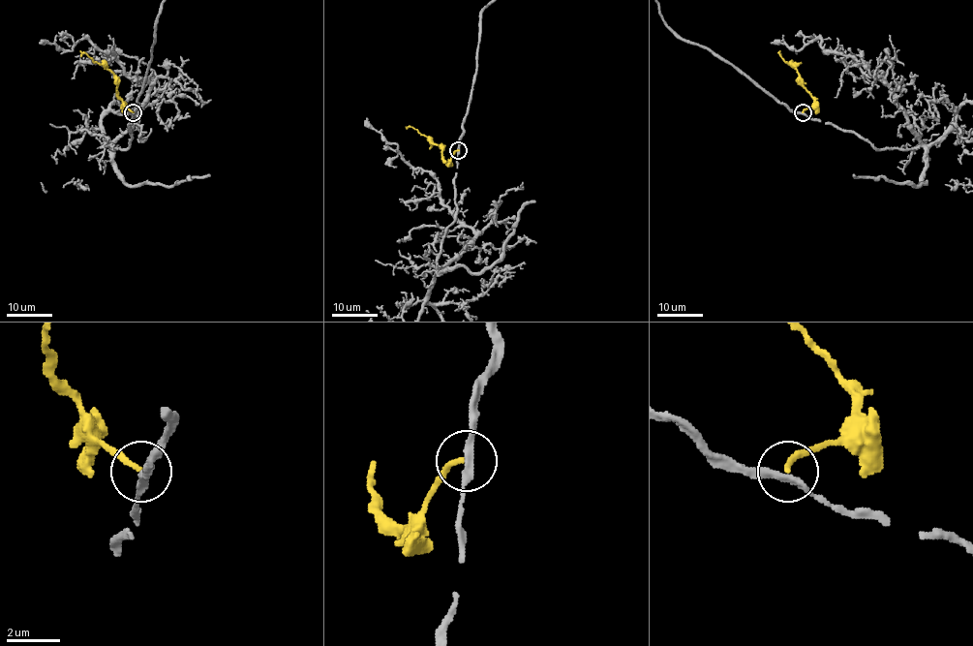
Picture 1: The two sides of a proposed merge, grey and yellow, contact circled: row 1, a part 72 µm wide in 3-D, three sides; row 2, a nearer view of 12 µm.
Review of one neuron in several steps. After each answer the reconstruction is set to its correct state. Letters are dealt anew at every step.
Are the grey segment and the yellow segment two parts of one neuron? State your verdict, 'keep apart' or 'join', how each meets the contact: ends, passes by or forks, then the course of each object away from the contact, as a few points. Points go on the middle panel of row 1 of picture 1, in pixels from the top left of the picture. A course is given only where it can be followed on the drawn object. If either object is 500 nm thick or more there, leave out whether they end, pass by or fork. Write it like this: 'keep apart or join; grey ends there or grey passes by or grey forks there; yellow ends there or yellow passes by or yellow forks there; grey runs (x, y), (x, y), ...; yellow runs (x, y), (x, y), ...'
keep apart; grey passes by; yellow ends there; grey runs (458, 150), (463, 119), (475, 76), (480, 13); yellow runs (458, 150), (446, 162), (440, 148), (414, 128), (407, 128)

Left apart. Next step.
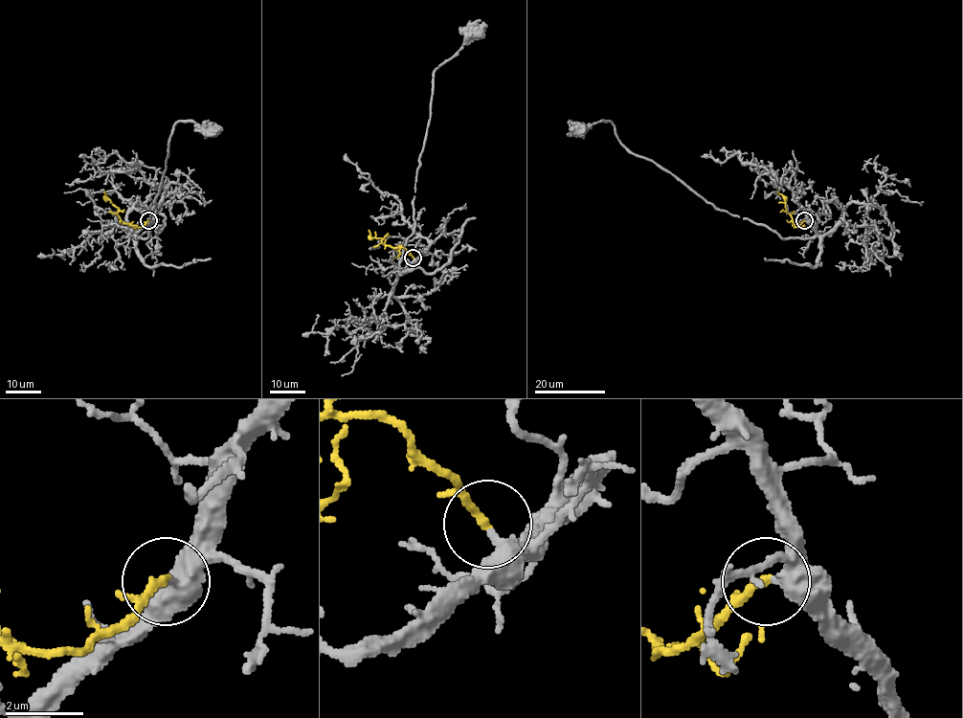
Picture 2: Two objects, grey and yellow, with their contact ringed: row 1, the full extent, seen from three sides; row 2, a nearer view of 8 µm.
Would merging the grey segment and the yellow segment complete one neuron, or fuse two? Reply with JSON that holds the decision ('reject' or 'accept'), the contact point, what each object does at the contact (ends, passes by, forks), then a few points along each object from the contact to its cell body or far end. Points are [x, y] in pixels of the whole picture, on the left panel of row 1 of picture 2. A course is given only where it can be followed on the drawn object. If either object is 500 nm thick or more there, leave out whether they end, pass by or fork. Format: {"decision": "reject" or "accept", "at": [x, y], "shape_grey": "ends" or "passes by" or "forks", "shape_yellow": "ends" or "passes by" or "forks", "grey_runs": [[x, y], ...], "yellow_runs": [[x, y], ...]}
{"decision": "accept", "at": [148, 220], "shape_grey": "passes by", "shape_yellow": "ends", "grey_runs": [[148, 220], [135, 238], [145, 238], [149, 232], [148, 219], [173, 126], [179, 121], [193, 121], [212, 129]], "yellow_runs": [[148, 220], [139, 227], [123, 223], [117, 213], [119, 209], [103, 191]]}

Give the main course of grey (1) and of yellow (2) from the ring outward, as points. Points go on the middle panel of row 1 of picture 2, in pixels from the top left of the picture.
1: (414, 258), (401, 269), (404, 245), (414, 228), (416, 169), (429, 121), (433, 73), (478, 31)
2: (414, 258), (404, 248), (385, 245), (381, 241), (383, 238), (372, 237), (368, 230)

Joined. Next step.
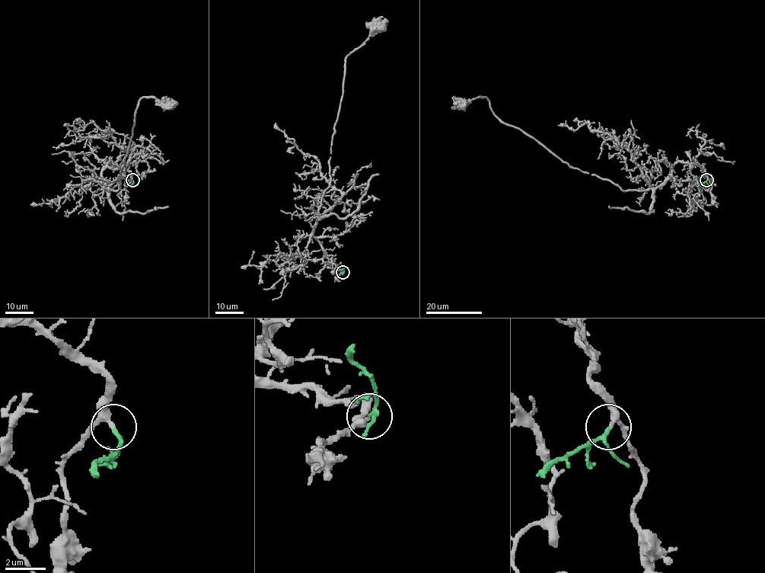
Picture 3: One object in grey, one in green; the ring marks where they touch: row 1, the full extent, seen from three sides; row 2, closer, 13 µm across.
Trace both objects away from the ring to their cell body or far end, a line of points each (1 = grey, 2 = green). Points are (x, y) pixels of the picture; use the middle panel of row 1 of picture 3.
1: (342, 272), (328, 267), (312, 229), (330, 182), (332, 136), (342, 97), (345, 59), (380, 25)
2: (342, 272), (340, 262)

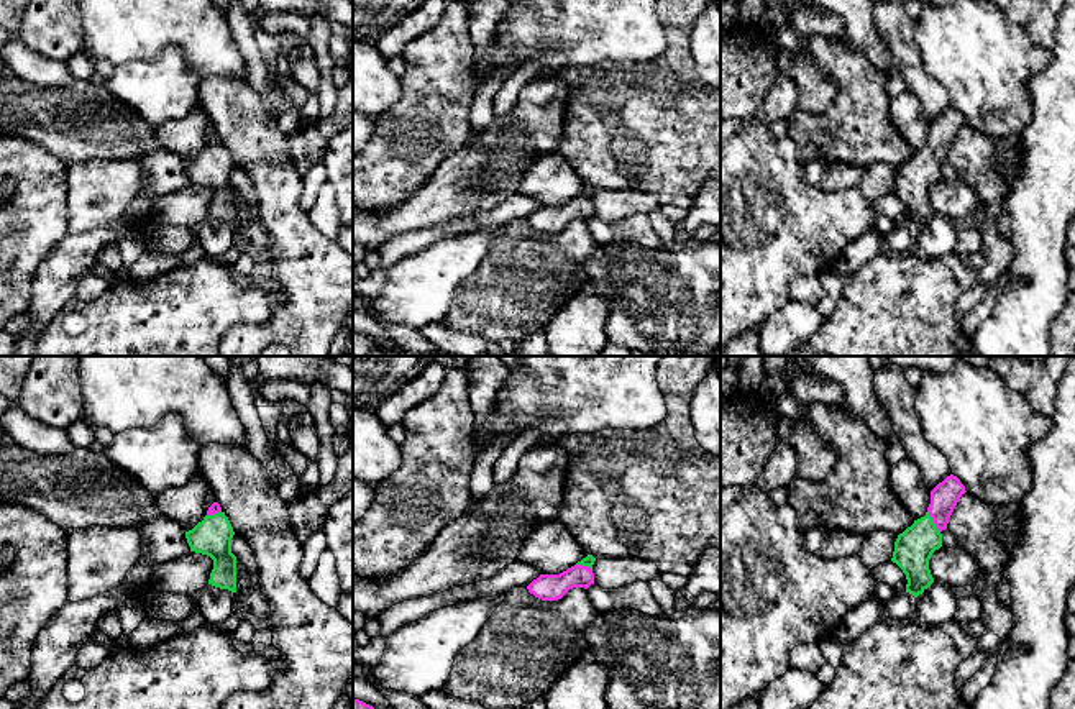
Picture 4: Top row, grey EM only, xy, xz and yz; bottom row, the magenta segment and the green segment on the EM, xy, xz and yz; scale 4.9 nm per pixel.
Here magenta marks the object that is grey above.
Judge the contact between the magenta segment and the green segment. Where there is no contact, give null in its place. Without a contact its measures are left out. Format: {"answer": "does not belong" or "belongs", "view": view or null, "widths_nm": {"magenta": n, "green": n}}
{"answer": "belongs", "view": "yz", "widths_nm": {"magenta": 140, "green": 190}}

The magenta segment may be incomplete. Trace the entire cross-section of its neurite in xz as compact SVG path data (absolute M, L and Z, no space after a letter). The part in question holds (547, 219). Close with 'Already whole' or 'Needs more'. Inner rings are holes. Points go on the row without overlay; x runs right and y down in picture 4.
M588 187L560 207L540 207L527 218L527 222L542 233L558 233L573 220L588 222L591 217L594 217L594 194L596 190Z. Needs more

